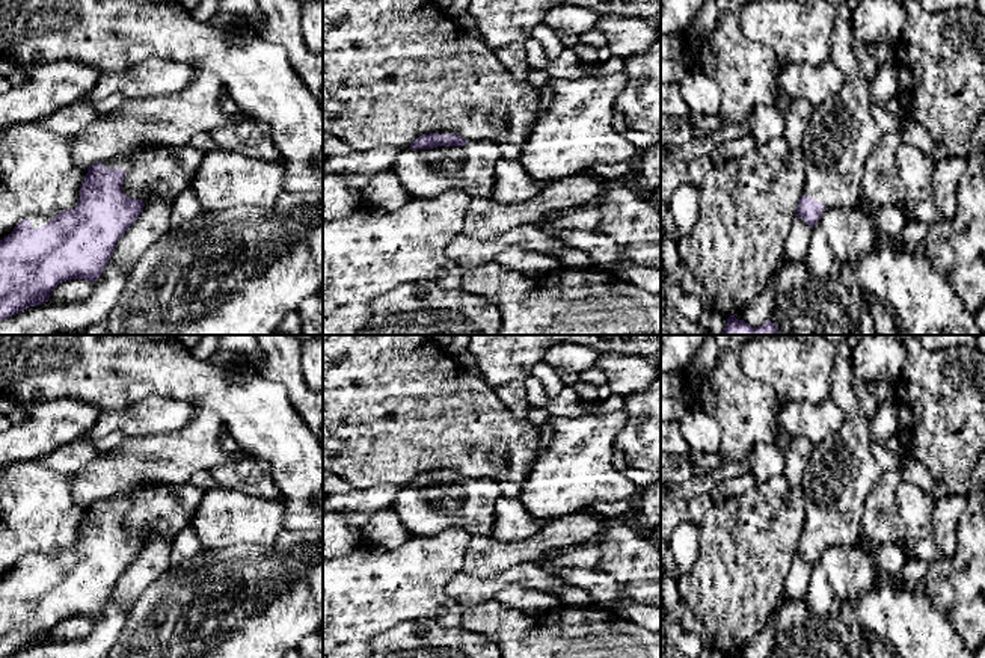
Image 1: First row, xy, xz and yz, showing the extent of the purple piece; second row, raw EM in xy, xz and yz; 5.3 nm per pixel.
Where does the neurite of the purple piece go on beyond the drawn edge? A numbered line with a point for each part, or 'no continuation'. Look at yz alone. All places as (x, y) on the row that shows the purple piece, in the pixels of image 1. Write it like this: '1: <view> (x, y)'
1: yz (842, 133)

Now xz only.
1: xz (423, 172)

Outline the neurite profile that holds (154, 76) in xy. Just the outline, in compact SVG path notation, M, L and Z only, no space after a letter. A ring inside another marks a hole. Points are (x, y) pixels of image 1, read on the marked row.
M151 56L121 74L101 75L84 100L95 106L112 94L125 98L167 95L187 88L195 74L195 66L189 63Z

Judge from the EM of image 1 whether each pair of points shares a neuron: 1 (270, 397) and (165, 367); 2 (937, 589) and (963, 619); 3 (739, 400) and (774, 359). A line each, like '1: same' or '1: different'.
1: same
2: same
3: different

